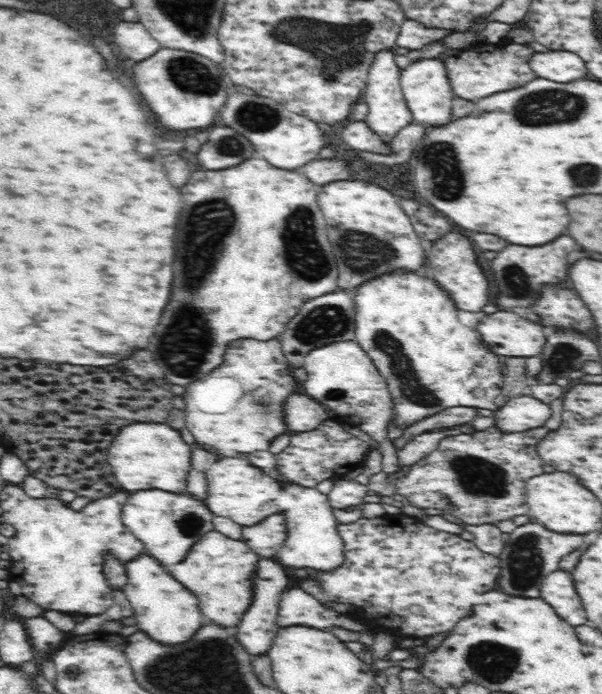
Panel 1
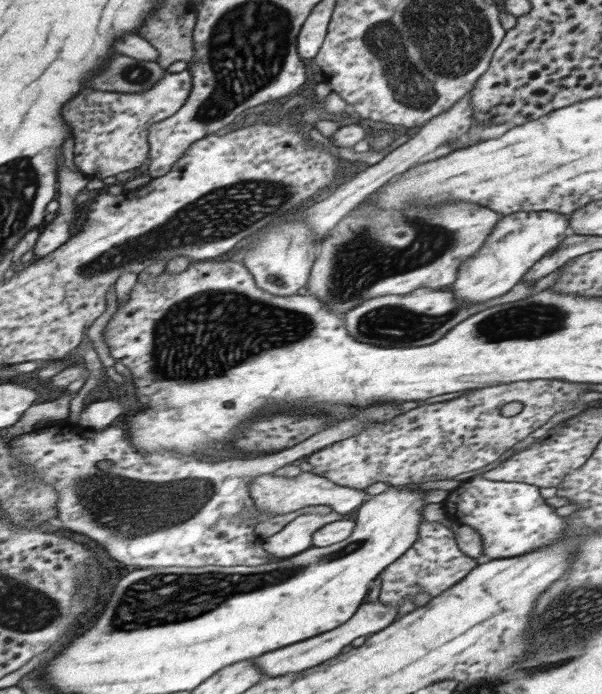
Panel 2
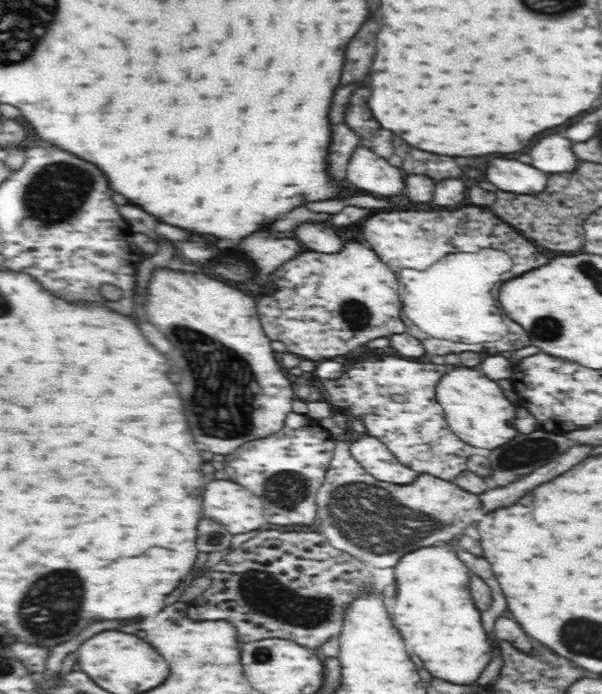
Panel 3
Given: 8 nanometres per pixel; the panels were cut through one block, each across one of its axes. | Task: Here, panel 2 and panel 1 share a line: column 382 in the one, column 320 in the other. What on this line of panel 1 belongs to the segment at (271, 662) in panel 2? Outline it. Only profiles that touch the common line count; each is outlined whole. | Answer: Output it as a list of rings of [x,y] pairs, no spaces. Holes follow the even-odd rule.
[[[300,588],[282,593],[280,610],[278,610],[278,626],[312,626],[312,628],[340,627],[357,633],[365,631],[365,624],[341,615],[330,607],[324,606],[311,594]]]

